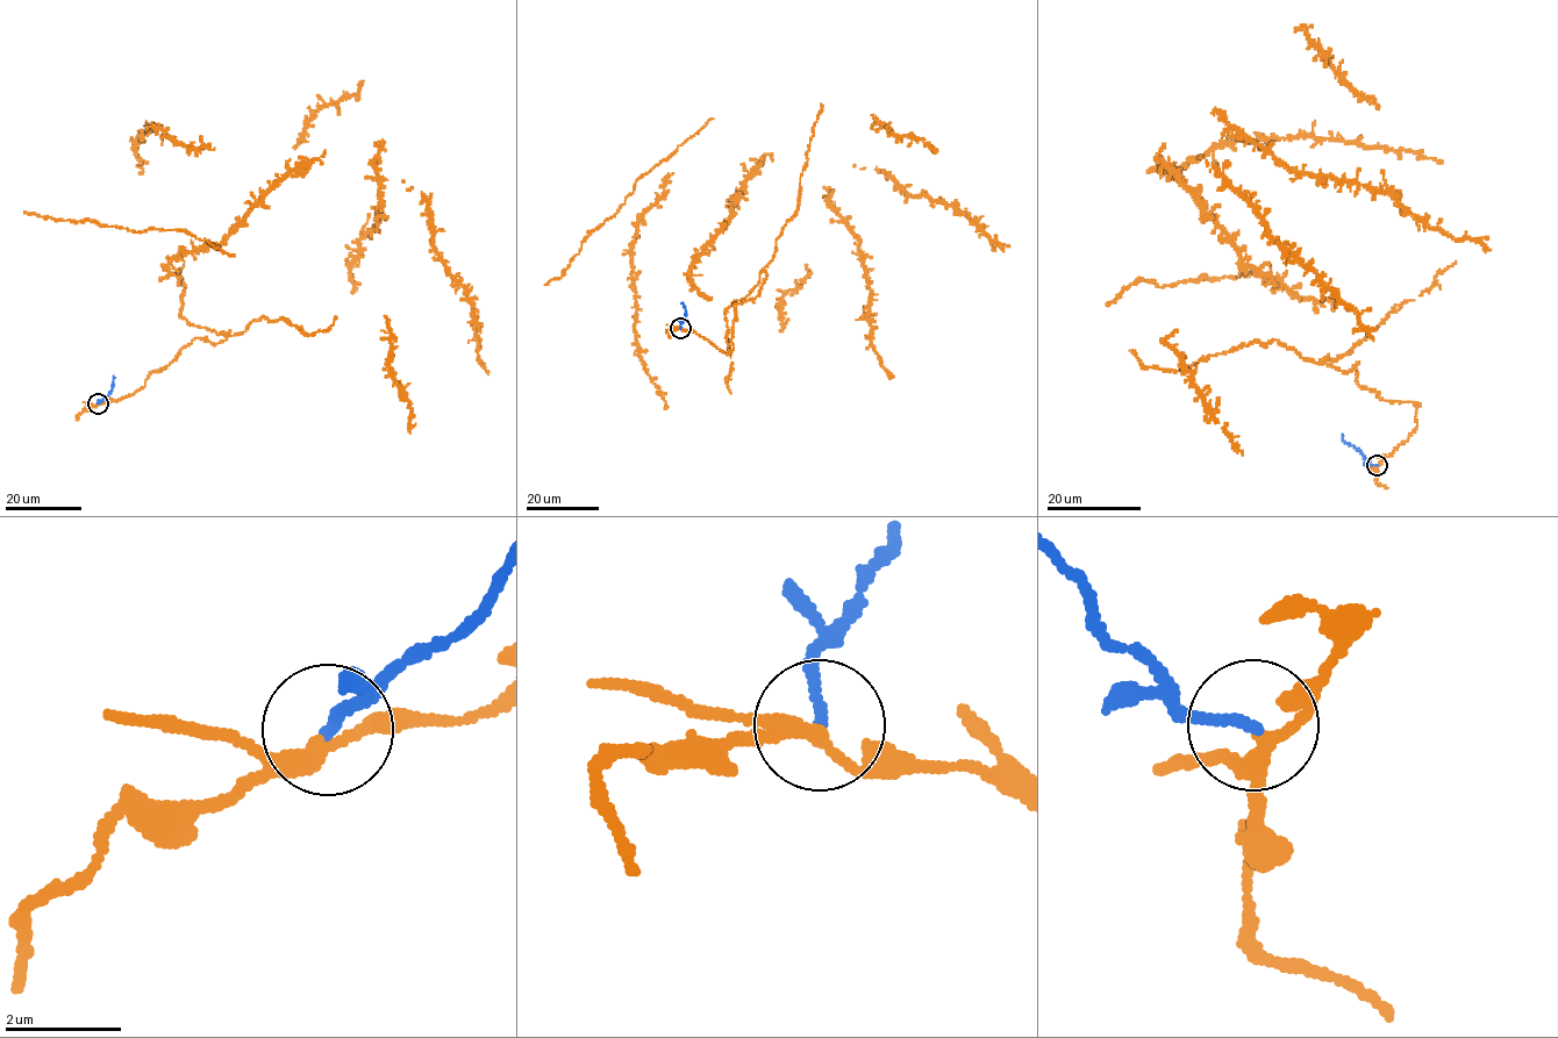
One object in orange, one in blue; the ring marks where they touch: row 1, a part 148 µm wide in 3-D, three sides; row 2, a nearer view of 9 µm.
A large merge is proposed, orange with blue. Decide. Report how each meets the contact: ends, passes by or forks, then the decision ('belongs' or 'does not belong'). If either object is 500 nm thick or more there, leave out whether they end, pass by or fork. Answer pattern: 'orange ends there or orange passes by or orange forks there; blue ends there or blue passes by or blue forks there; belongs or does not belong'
orange forks there; blue ends there; does not belong

